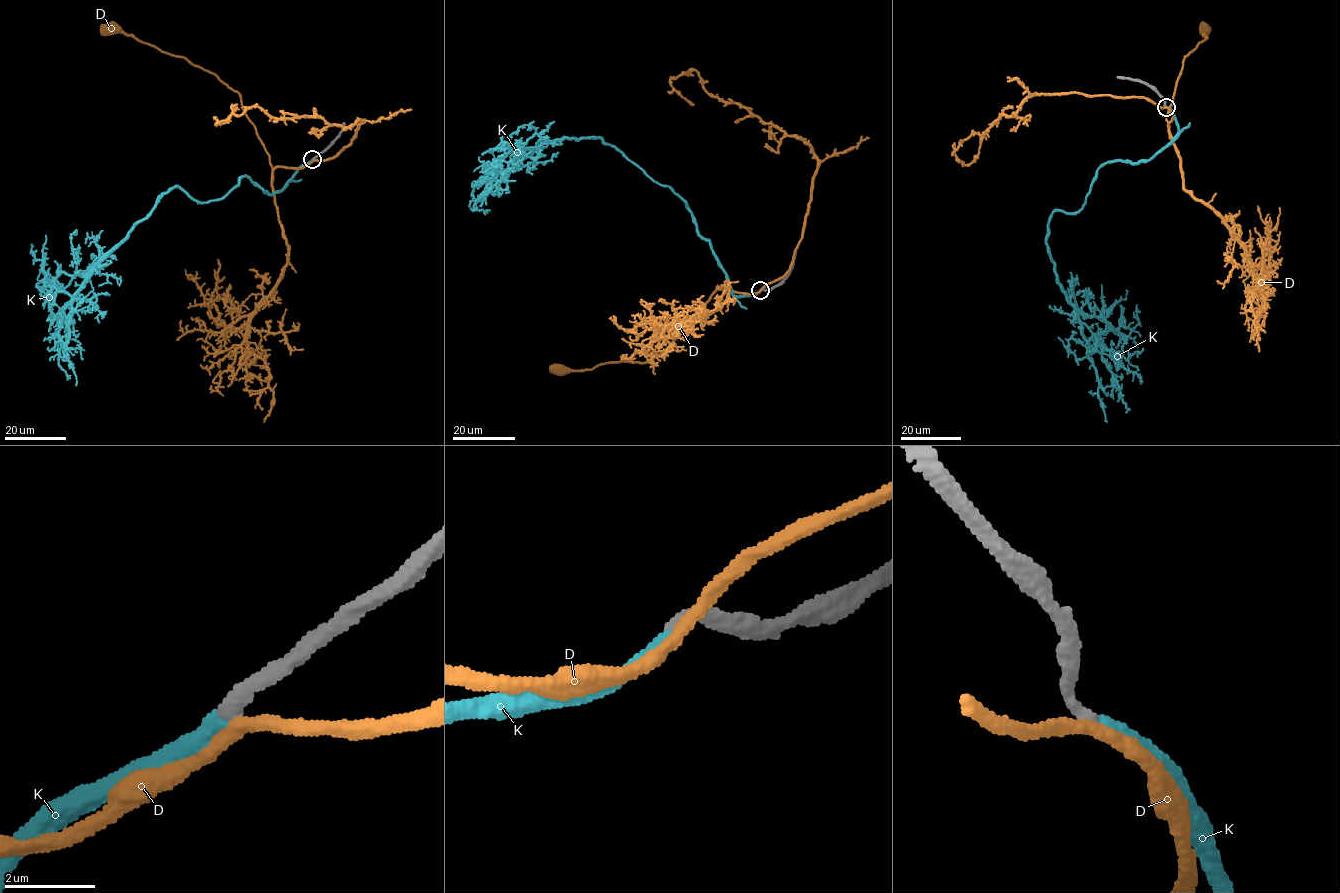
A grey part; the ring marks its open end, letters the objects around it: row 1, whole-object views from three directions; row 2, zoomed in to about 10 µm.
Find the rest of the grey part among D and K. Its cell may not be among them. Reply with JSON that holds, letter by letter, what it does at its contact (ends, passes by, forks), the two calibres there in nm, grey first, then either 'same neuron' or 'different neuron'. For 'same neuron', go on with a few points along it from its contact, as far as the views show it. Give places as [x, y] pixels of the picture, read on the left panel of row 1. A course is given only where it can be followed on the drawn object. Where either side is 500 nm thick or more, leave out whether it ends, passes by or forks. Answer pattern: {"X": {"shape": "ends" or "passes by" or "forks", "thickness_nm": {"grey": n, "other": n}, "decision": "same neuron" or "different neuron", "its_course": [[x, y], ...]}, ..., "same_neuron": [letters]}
{"D": {"shape": "passes by", "thickness_nm": {"grey": 340, "other": 280}, "decision": "different neuron"}, "K": {"shape": "ends", "thickness_nm": {"grey": 340, "other": 360}, "decision": "same neuron", "its_course": [[313, 159], [271, 194], [247, 175], [220, 198], [202, 202], [176, 186], [73, 295], [47, 282], [31, 244]]}, "same_neuron": ["K"]}

